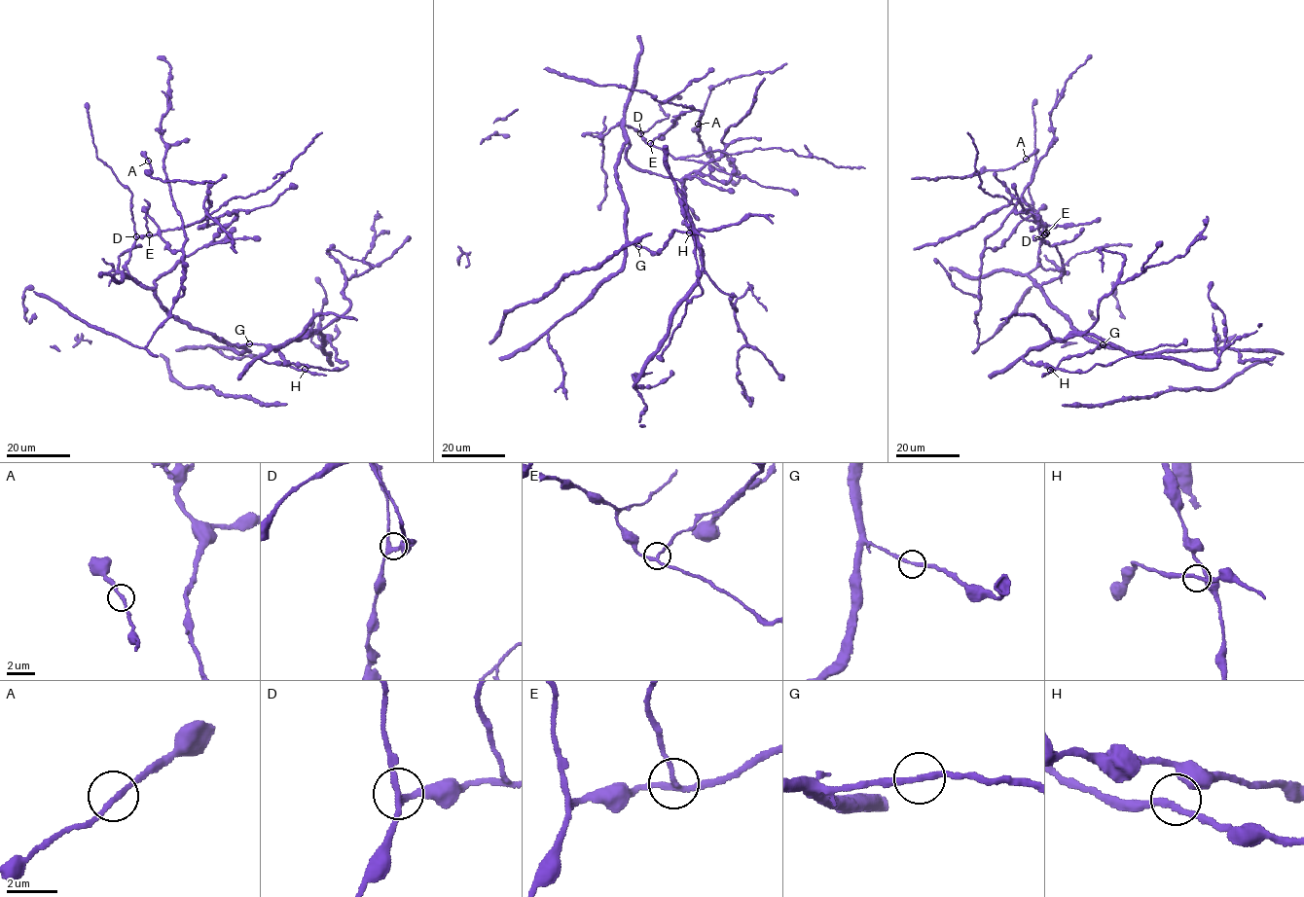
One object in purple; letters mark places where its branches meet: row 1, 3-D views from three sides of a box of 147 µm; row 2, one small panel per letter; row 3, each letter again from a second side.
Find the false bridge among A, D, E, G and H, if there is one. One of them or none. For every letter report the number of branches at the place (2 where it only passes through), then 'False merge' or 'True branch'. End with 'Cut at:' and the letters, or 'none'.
A: Branches: 2. True branch
D: Branches: 3. True branch
E: Branches: 3. False merge
G: Branches: 2. True branch
H: Branches: 3. True branch
Cut at: E

